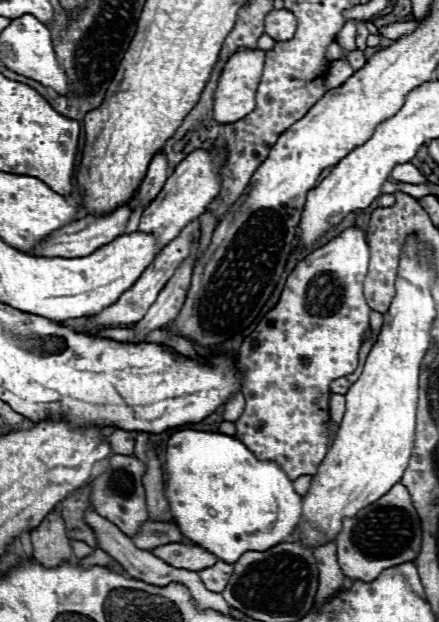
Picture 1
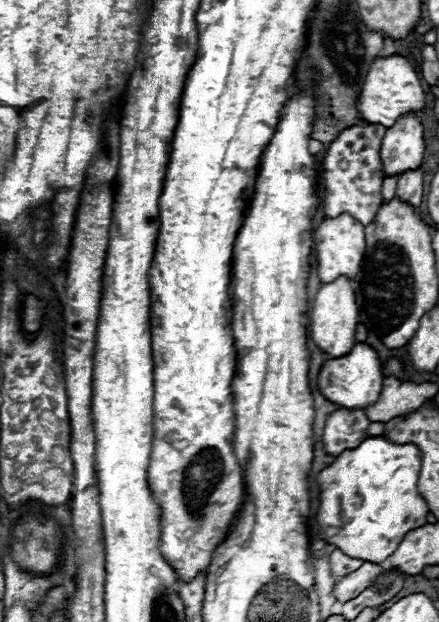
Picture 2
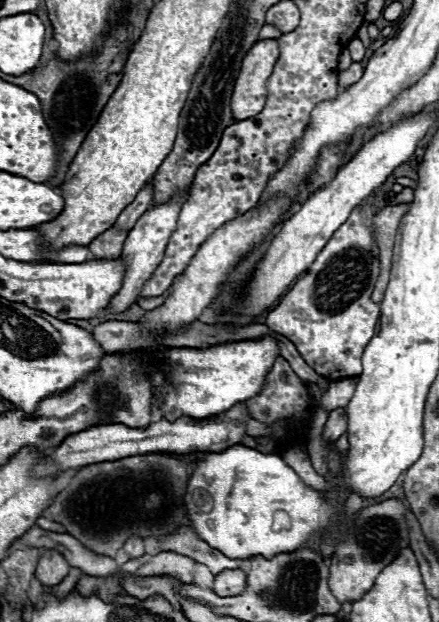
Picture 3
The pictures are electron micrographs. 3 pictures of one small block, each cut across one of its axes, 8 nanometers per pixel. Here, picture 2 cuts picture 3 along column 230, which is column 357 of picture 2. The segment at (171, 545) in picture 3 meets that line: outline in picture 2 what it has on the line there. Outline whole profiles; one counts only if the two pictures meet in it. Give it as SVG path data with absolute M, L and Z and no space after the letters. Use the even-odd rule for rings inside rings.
M334 550L328 560L330 560L330 572L336 578L350 574L350 570L358 570L358 566L362 566L362 562L364 562L364 560L358 560L358 558L350 558L350 556L342 554L340 550Z

